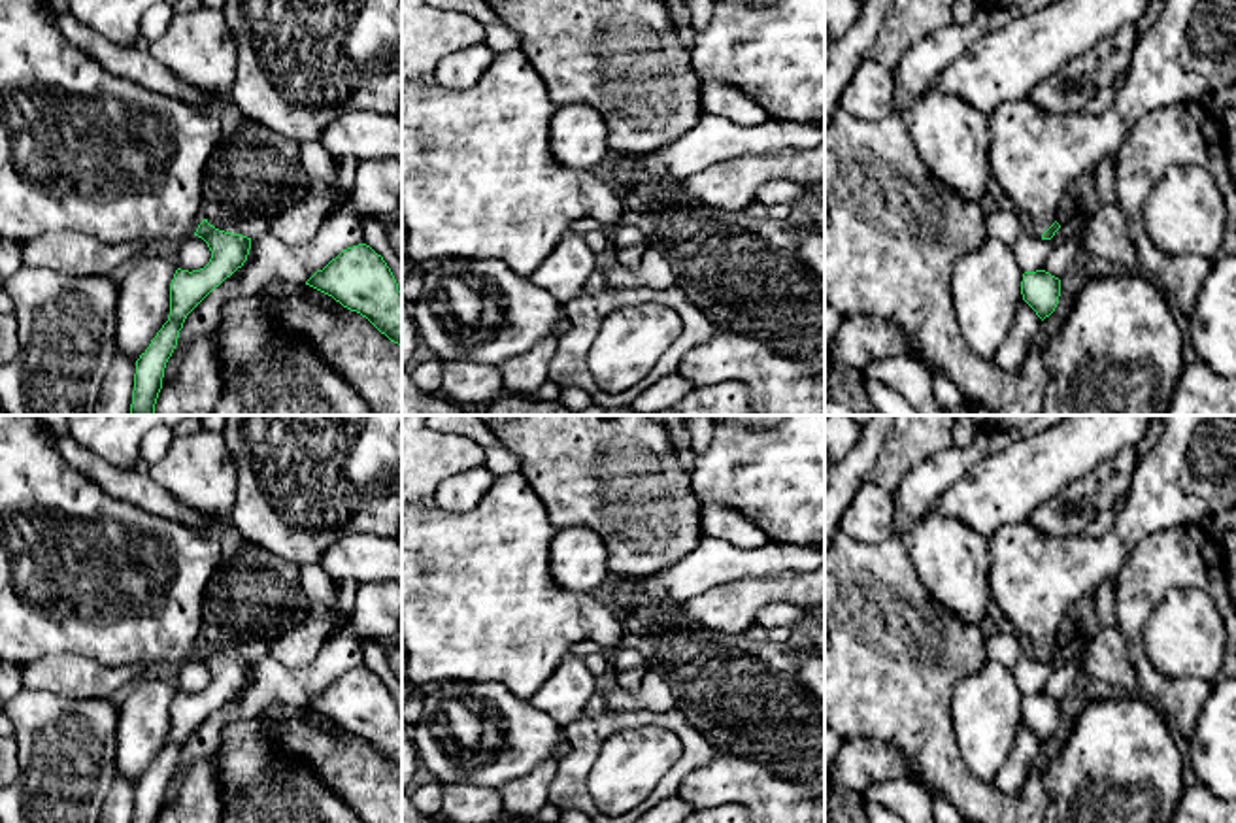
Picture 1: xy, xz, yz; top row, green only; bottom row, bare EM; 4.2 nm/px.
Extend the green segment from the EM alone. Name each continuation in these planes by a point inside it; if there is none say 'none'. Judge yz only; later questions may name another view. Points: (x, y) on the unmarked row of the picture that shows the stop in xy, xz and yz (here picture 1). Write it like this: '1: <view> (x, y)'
1: yz (1036, 580)

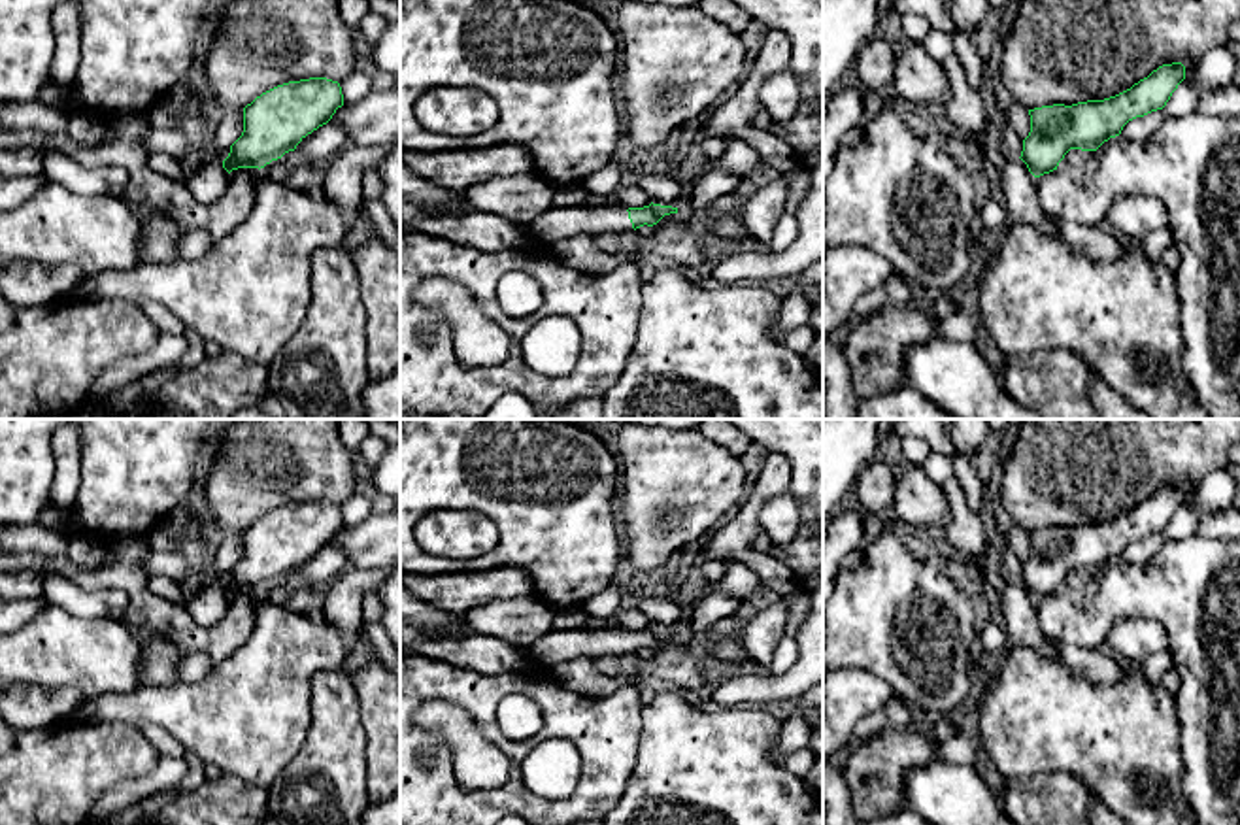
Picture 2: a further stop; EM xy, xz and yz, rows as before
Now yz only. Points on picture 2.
none

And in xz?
1: xz (555, 646)

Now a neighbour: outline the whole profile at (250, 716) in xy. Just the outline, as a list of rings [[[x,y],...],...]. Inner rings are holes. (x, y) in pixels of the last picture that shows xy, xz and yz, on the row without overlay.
[[[260,591],[249,640],[204,680],[92,697],[74,719],[155,723],[204,763],[268,787],[308,736],[311,680],[338,670],[347,653],[332,625],[315,625]]]

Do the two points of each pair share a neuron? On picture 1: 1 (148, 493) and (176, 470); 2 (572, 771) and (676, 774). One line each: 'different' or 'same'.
1: different
2: same

